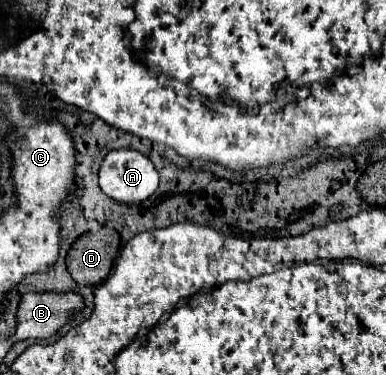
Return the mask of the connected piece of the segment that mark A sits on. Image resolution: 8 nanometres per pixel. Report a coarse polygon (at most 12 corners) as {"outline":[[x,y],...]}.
{"outline":[[112,150],[100,188],[118,204],[140,204],[158,170],[138,150]]}

